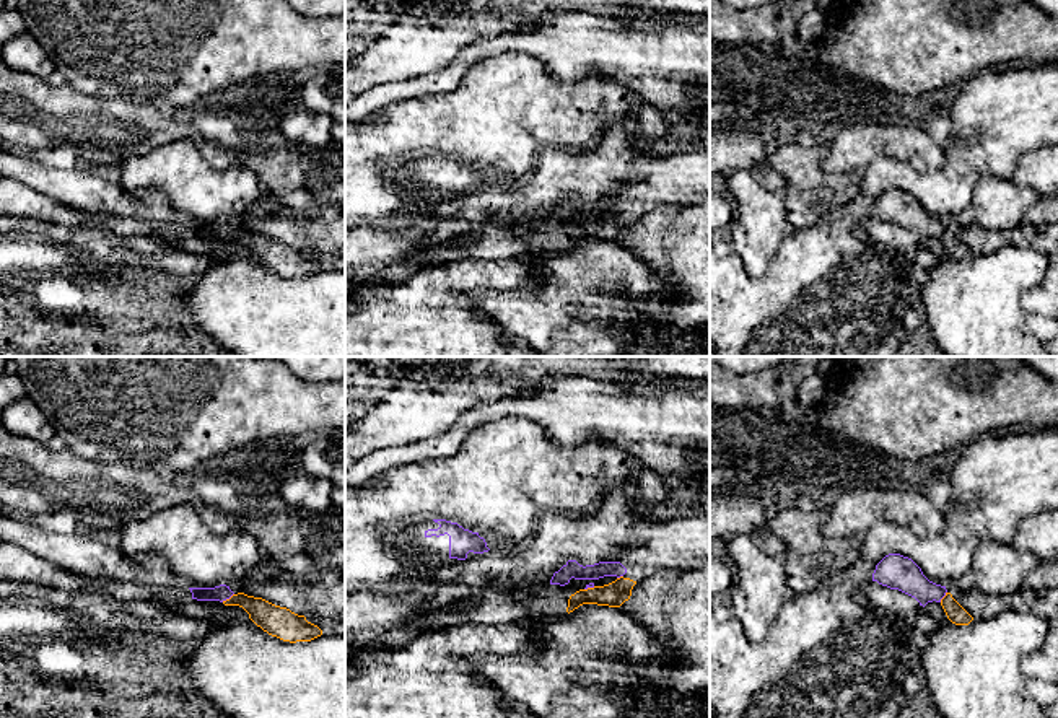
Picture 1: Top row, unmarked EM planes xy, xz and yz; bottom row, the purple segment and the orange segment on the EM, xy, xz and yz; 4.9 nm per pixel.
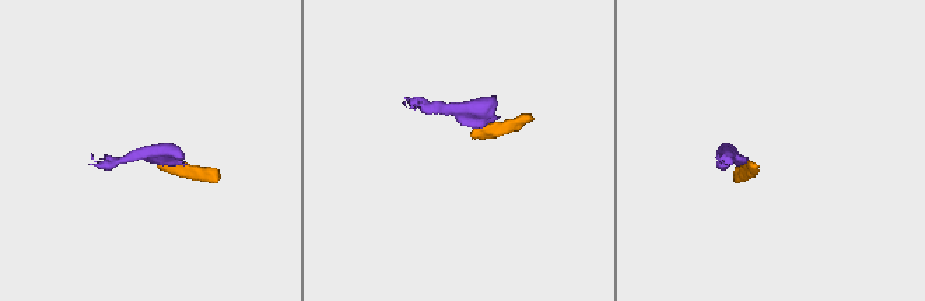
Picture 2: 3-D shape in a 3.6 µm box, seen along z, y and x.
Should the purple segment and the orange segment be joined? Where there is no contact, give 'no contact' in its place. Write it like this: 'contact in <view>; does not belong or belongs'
contact in xy; belongs

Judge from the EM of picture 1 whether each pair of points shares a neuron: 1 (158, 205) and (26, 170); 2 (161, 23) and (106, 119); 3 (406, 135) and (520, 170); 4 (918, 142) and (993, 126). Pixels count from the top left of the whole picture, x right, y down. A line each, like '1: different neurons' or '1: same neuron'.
1: same neuron
2: different neurons
3: same neuron
4: different neurons

